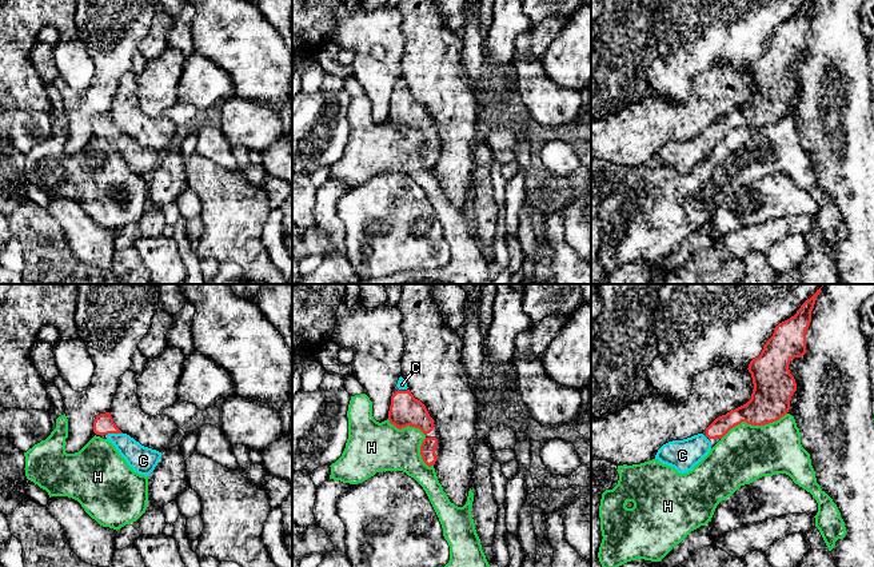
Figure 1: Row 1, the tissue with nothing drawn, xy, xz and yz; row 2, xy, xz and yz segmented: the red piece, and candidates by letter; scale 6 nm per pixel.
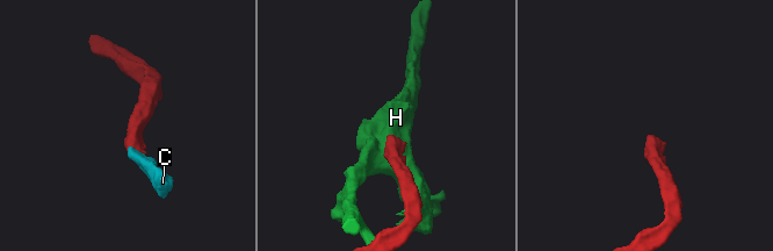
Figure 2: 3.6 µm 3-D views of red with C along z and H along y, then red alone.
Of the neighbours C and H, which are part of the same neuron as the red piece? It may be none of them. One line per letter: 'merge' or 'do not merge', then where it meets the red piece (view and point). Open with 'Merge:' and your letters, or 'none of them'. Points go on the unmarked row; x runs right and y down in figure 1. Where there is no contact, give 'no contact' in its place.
Merge: C
C: merge | xy (114, 134)
H: do not merge | yz (753, 126)

